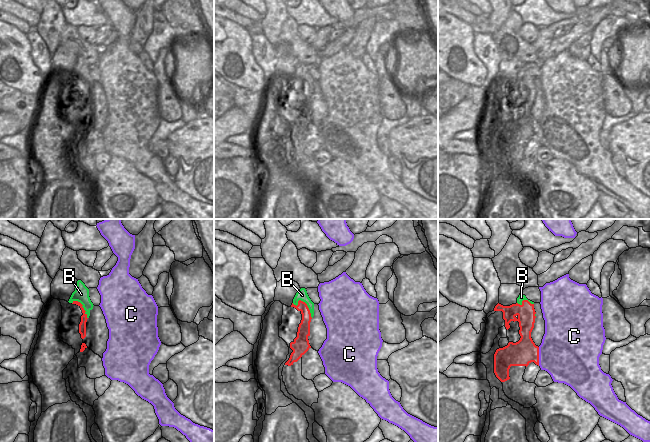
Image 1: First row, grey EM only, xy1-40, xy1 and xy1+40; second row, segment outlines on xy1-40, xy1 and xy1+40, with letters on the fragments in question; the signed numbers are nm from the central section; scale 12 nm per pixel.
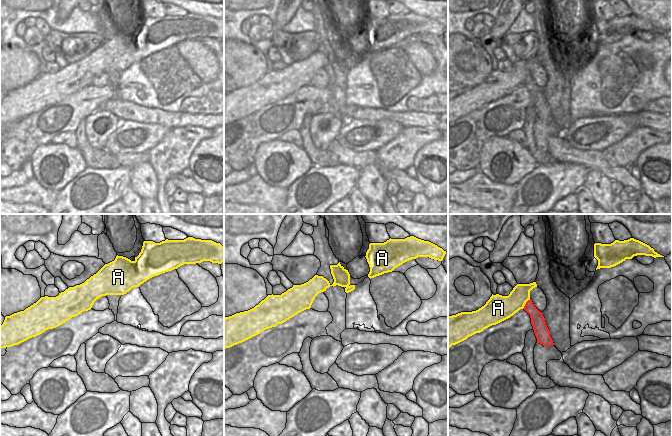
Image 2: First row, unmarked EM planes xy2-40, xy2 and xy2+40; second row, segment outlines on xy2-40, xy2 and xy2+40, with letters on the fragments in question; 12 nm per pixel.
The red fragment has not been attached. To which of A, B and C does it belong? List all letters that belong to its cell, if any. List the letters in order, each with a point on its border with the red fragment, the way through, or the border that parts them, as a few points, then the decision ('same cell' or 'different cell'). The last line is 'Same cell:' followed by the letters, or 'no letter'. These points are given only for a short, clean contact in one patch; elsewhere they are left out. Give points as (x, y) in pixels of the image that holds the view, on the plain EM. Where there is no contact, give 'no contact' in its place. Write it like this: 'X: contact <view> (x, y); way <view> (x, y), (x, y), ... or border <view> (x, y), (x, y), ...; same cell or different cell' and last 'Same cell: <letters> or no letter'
A: contact xy2+40 (526, 79); border xy2+40 (530, 75), (522, 84); different cell
B: contact xy1 (305, 79); way xy1 (302, 82), (305, 79), (302, 71); same cell
C: contact xy1+40 (538, 132); different cell
Same cell: B

